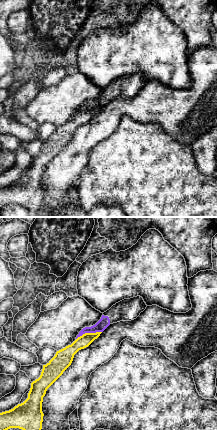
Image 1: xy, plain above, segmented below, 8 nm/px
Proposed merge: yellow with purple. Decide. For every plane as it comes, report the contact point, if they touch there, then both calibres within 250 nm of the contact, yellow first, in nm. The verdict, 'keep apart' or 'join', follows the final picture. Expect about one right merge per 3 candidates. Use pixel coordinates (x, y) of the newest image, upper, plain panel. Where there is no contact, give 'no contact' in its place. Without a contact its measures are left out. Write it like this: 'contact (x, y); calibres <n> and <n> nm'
contact (88, 109); calibres 120 and 90 nm

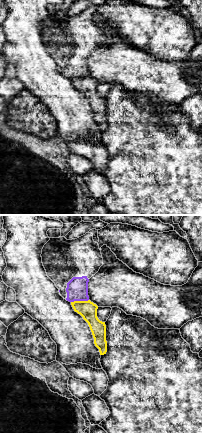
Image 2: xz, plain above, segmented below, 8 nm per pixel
contact (79, 77); calibres 140 and 180 nm

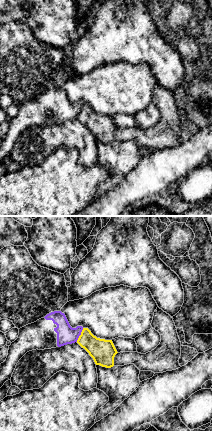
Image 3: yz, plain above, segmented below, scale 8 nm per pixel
contact (80, 111); calibres 200 and 150 nm

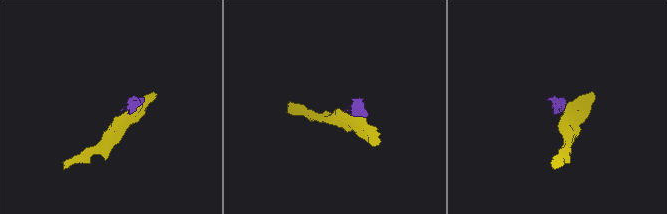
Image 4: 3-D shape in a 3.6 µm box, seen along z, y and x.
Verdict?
keep apart

